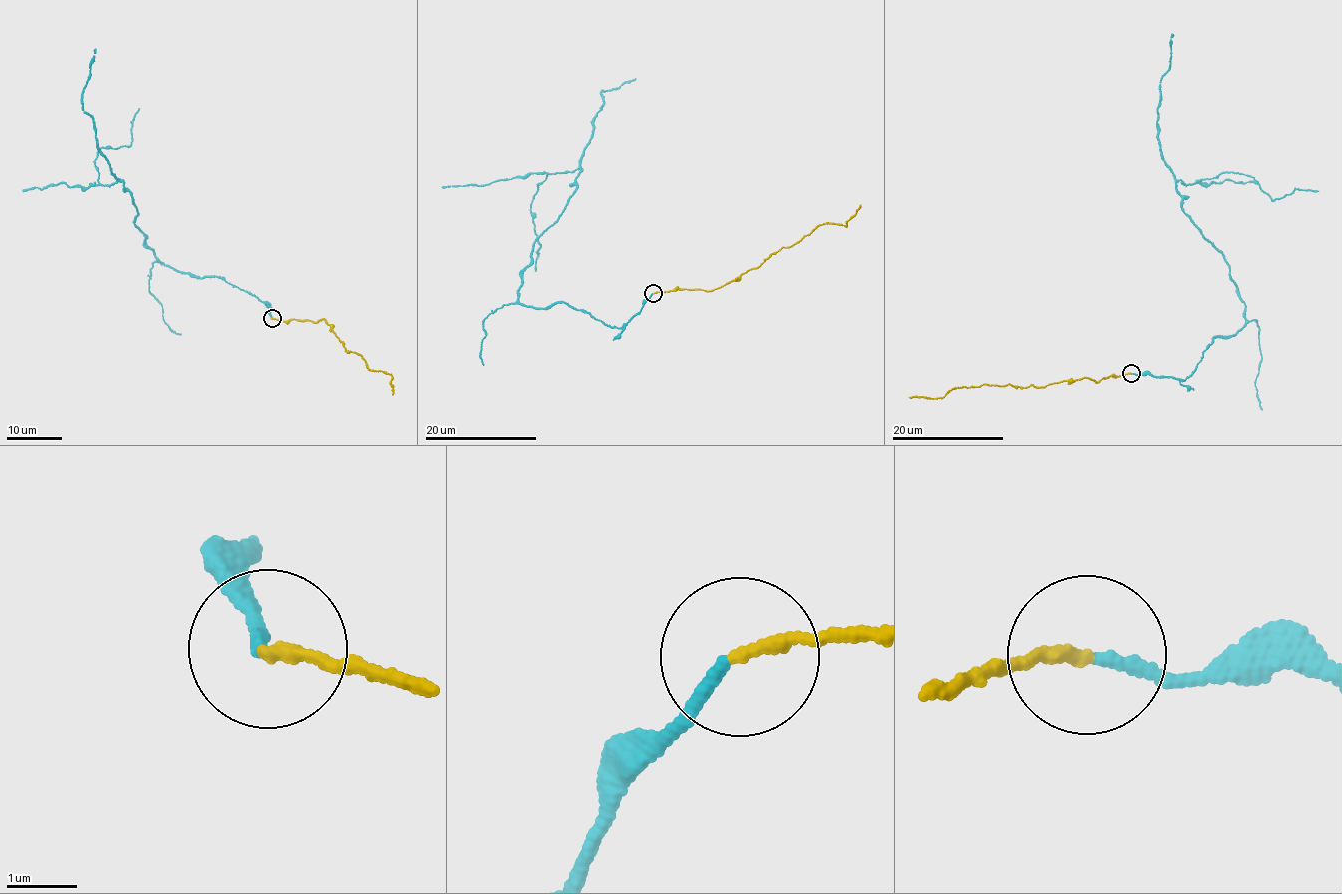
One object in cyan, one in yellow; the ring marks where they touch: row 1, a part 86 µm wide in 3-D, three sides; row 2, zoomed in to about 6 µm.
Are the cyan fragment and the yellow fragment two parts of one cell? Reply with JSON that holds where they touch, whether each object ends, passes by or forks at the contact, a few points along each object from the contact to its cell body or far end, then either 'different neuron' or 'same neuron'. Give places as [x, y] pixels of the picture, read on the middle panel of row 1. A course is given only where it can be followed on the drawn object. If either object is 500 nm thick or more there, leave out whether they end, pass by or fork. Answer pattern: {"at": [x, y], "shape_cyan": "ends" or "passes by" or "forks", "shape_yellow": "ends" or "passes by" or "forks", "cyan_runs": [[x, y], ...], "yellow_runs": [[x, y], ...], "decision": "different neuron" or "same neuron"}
{"at": [653, 293], "shape_cyan": "ends", "shape_yellow": "ends", "cyan_runs": [[652, 294], [618, 328], [558, 301], [520, 303], [534, 245], [560, 215], [577, 169], [537, 186], [534, 271]], "yellow_runs": [[654, 293], [686, 289], [710, 291], [784, 247], [789, 248], [820, 225], [845, 226], [860, 203]], "decision": "same neuron"}

